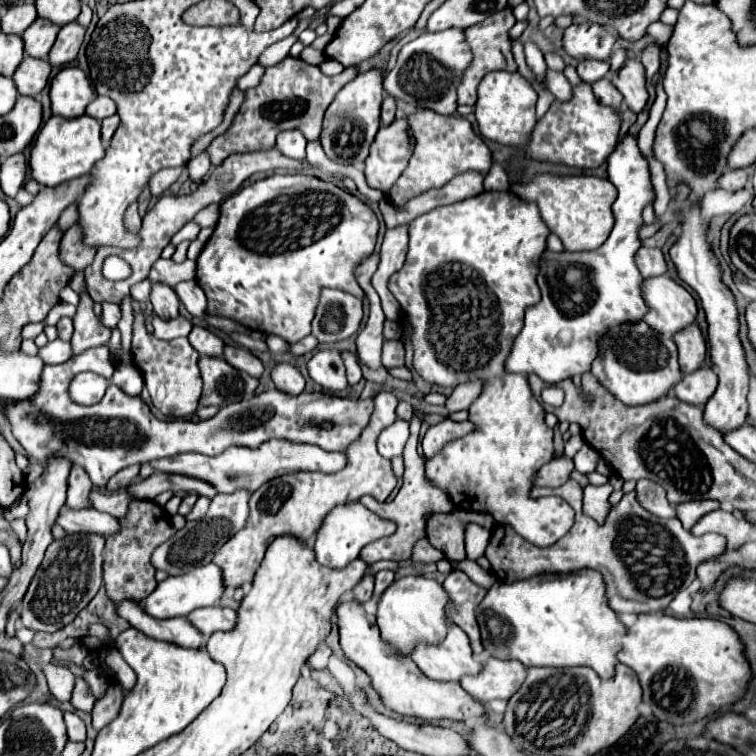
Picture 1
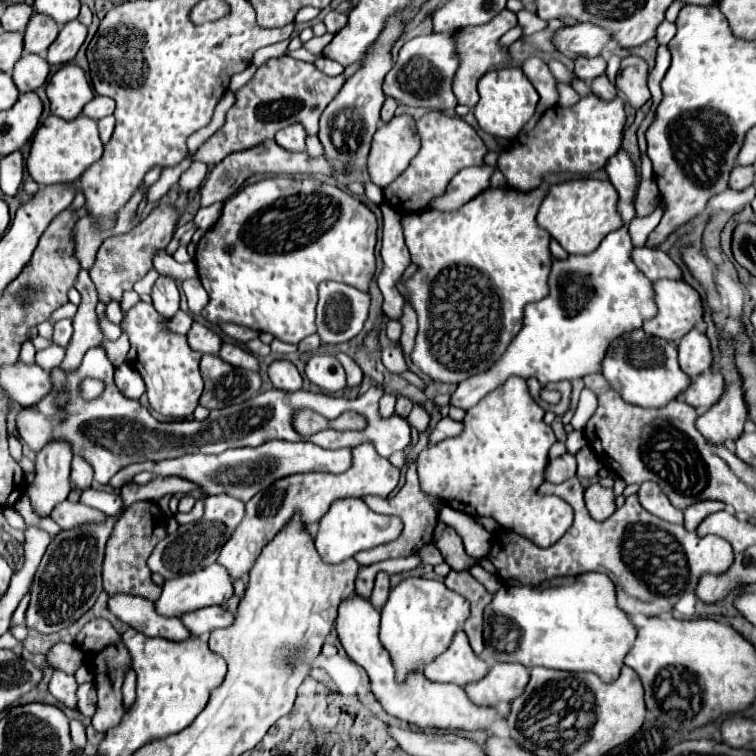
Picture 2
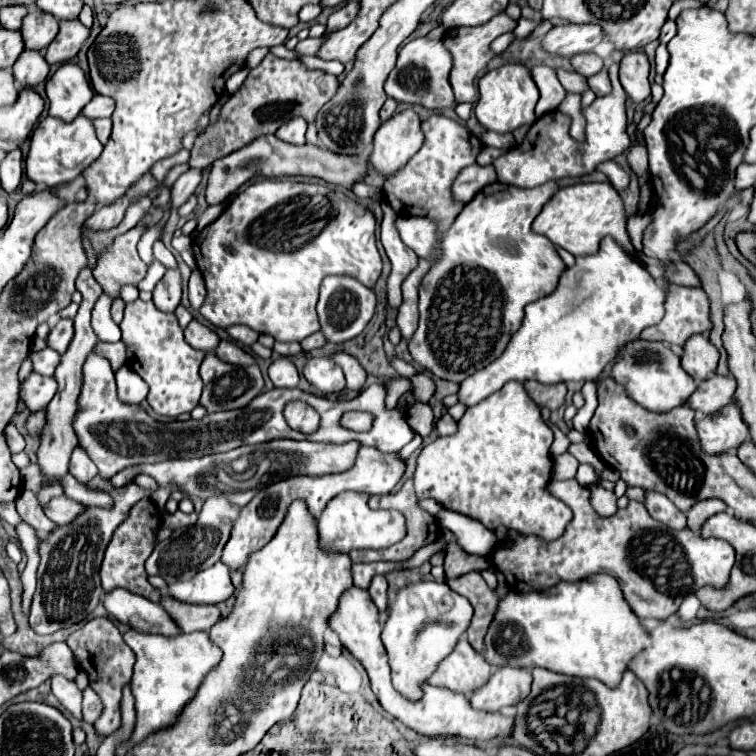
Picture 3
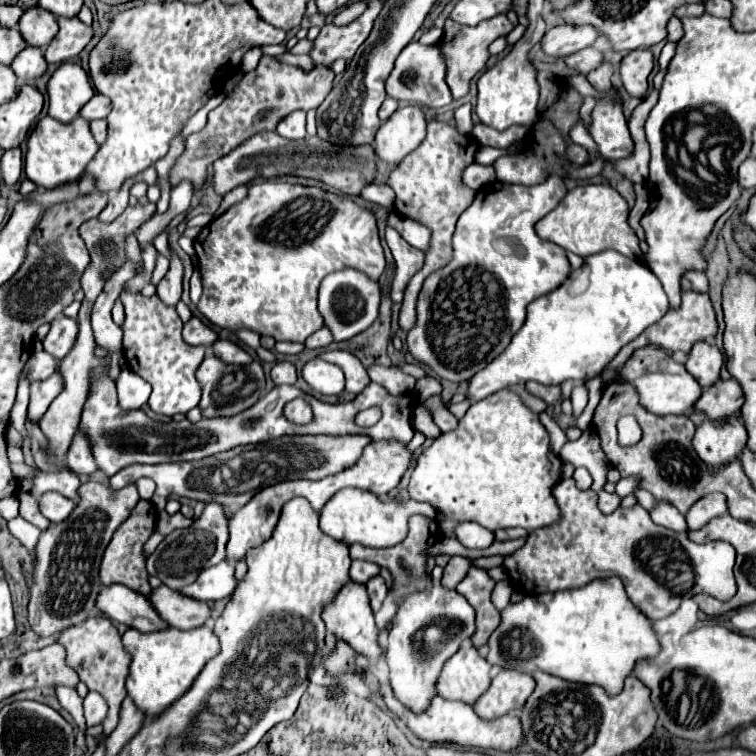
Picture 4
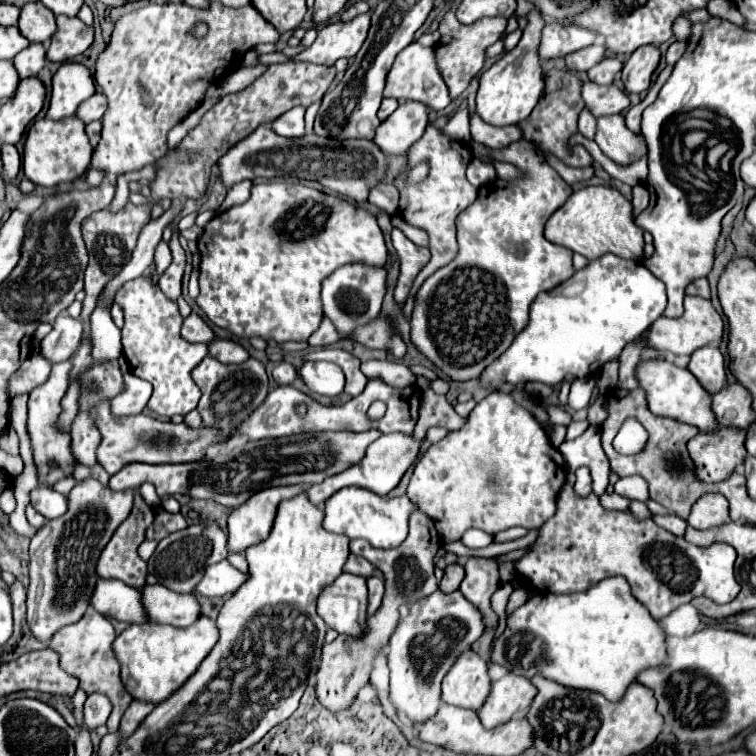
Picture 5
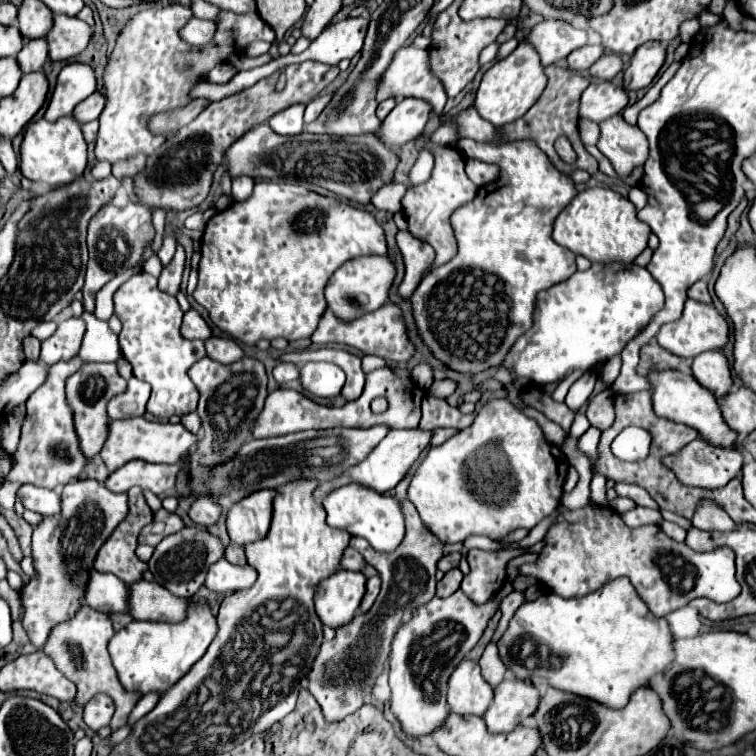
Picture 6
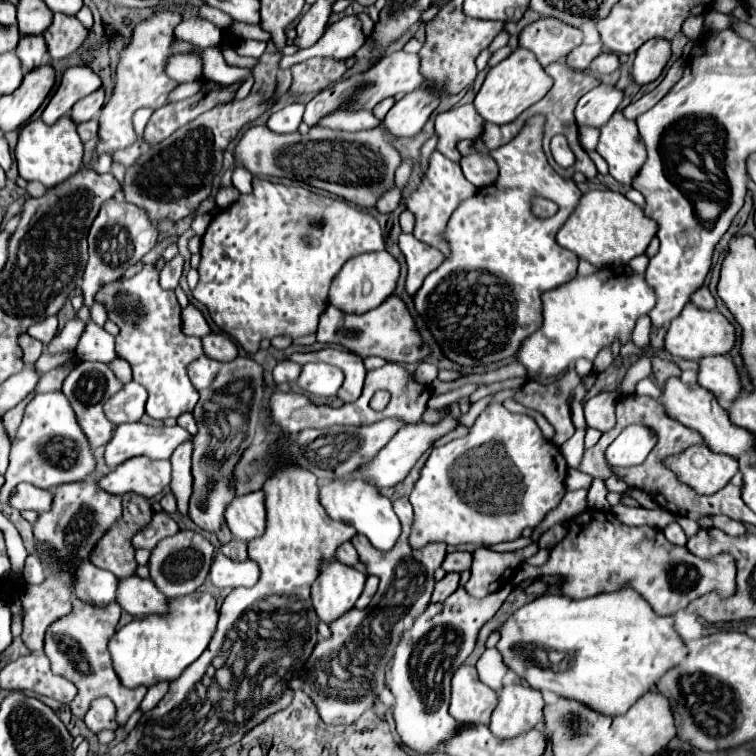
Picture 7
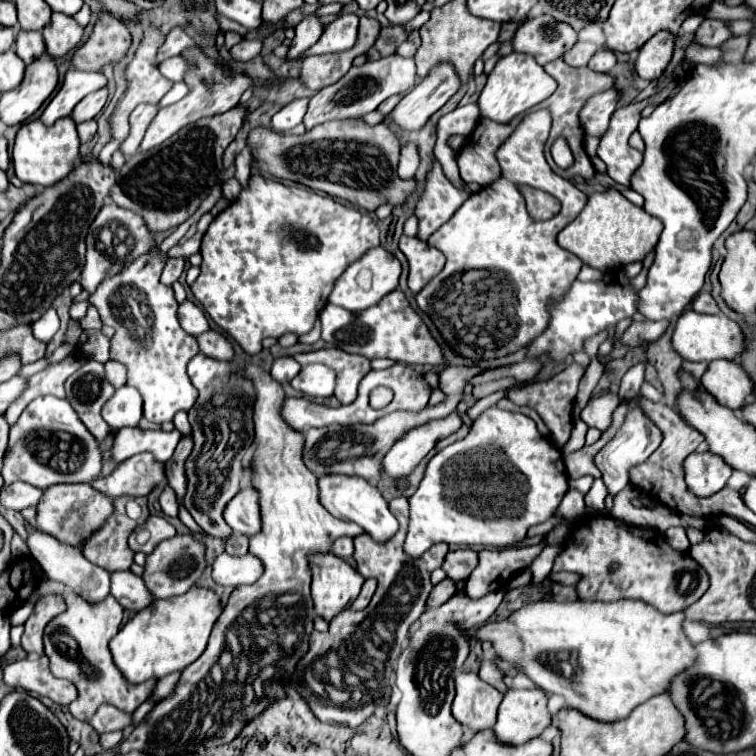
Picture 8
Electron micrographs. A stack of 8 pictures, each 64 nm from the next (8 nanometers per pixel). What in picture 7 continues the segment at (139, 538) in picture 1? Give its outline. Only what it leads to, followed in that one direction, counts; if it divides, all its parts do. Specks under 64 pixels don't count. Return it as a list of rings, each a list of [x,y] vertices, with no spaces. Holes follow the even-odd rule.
[[[148,500],[140,504],[138,516],[132,516],[124,508],[124,516],[108,530],[108,536],[100,540],[96,546],[96,552],[92,552],[92,564],[114,572],[118,578],[130,578],[136,574],[138,562],[134,558],[134,546],[132,546],[132,536],[140,532],[148,522],[150,522],[150,504]]]

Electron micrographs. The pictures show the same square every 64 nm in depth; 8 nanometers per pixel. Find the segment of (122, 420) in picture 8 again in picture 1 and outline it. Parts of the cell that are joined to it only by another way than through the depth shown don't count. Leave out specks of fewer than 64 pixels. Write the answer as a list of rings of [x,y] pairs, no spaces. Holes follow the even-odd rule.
[[[124,364],[116,366],[116,372],[112,376],[112,384],[116,384],[128,396],[138,396],[144,388],[144,380],[142,380],[140,372],[134,366],[124,366]]]

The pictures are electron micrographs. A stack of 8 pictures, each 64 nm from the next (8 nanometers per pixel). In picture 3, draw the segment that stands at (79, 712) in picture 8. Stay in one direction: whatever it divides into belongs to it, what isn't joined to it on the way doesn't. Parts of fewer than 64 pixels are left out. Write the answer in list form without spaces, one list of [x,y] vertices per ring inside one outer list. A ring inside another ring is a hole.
[[[92,618],[88,620],[80,630],[76,630],[68,640],[68,646],[72,648],[76,656],[78,668],[86,670],[90,676],[90,686],[92,690],[100,696],[102,700],[102,714],[94,722],[94,728],[98,734],[112,734],[120,728],[122,724],[122,714],[120,714],[120,698],[122,698],[122,686],[132,678],[132,666],[134,666],[134,654],[130,648],[124,644],[120,630],[112,624],[110,618]]]

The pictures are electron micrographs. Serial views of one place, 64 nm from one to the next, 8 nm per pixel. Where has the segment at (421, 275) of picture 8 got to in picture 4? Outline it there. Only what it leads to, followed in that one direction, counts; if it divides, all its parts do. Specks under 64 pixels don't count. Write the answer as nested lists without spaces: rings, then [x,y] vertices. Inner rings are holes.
[[[386,226],[386,244],[388,244],[388,248],[390,248],[392,256],[394,256],[394,262],[396,262],[390,298],[392,298],[394,304],[400,304],[408,280],[424,264],[424,254],[420,250],[412,248],[406,240],[402,240],[402,236],[392,226]]]

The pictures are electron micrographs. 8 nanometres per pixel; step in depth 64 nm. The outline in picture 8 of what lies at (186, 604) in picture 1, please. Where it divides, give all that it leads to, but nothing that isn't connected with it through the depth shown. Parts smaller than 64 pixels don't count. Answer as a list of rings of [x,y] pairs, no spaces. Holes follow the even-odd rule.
[[[226,552],[220,554],[214,560],[214,572],[212,578],[220,586],[242,586],[242,584],[254,584],[262,576],[262,564],[256,556],[228,556]]]

